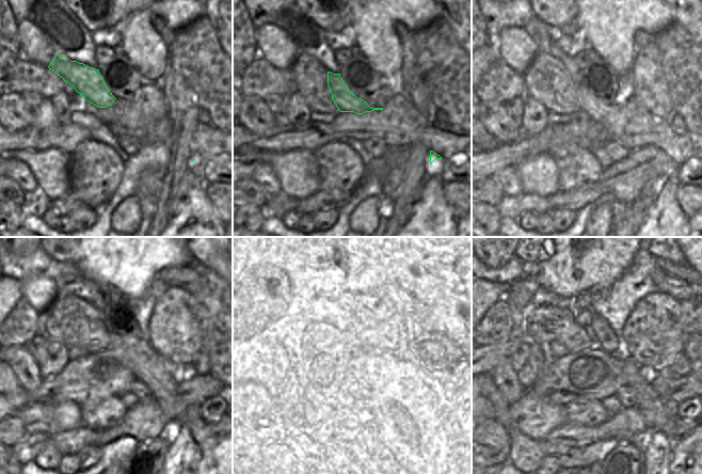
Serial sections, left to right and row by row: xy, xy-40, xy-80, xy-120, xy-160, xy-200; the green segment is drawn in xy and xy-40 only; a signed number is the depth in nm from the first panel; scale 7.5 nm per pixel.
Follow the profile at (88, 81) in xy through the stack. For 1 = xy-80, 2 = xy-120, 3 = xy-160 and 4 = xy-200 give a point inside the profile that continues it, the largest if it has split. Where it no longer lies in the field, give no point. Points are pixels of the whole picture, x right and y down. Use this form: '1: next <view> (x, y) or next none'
1: next xy-80 (595, 108)
2: next xy-120 (174, 398)
3: next xy-160 (412, 393)
4: next xy-200 (685, 386)

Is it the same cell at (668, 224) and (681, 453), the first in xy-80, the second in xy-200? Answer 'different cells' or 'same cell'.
different cells

